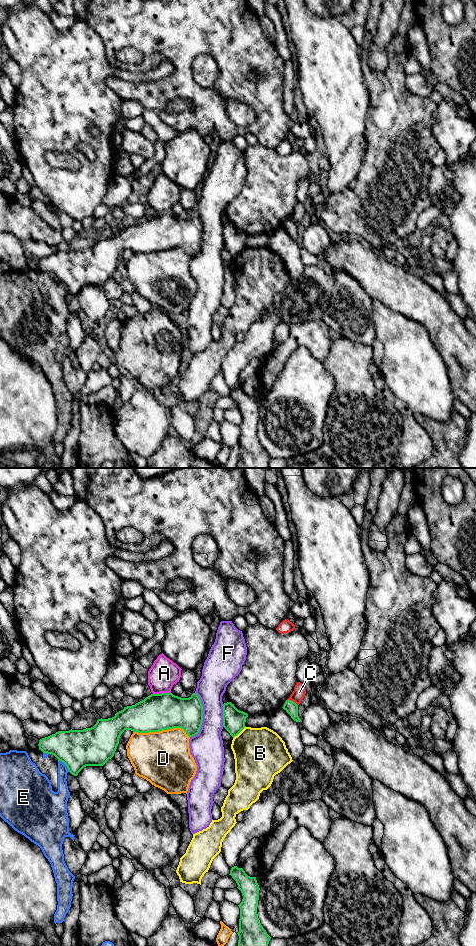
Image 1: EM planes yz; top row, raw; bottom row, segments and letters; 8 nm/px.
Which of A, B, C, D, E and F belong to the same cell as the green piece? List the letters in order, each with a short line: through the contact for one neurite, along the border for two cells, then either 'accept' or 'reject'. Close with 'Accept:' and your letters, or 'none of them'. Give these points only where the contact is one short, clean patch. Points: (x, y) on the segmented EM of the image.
A: line yz (170, 691), (153, 694); reject
B: reject
C: line yz (285, 701), (292, 700), (297, 705); reject
D: reject
E: reject
F: reject
Accept: none of them

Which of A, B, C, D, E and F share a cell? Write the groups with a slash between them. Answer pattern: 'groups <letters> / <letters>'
groups A / B / C / D / E / F

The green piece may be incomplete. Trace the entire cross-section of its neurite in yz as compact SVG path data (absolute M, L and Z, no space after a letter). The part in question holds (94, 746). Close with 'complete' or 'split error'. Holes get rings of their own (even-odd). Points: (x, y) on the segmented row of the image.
M170 693L151 694L132 706L124 707L114 717L98 719L91 728L83 730L58 731L39 740L39 750L54 755L63 762L68 771L77 776L86 766L103 766L114 753L119 738L125 730L138 733L159 732L173 728L183 729L189 737L197 735L203 721L203 705L196 693L189 698L181 698Z | complete

